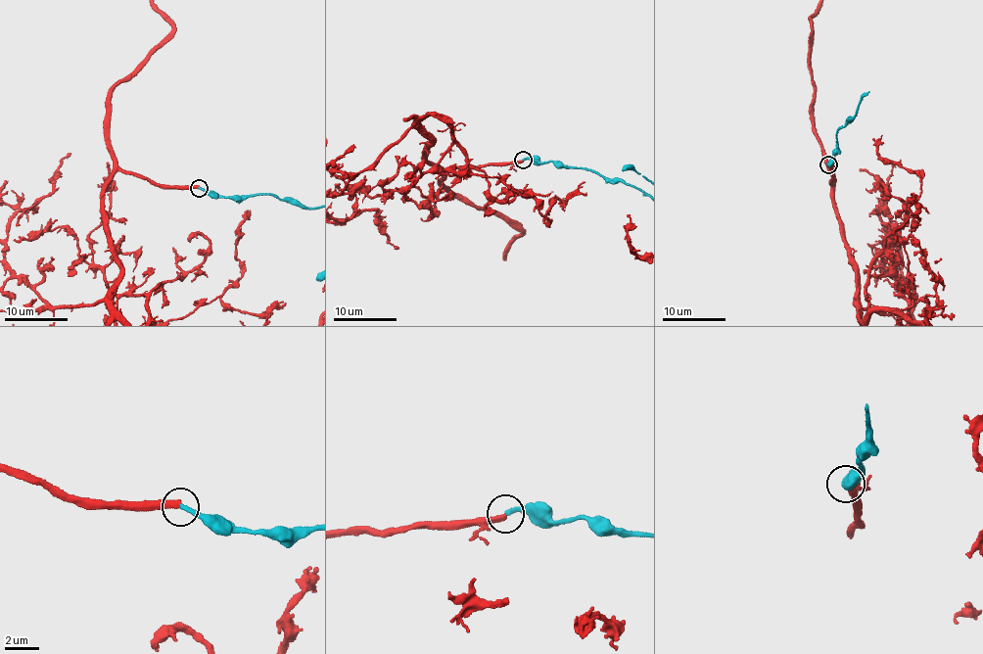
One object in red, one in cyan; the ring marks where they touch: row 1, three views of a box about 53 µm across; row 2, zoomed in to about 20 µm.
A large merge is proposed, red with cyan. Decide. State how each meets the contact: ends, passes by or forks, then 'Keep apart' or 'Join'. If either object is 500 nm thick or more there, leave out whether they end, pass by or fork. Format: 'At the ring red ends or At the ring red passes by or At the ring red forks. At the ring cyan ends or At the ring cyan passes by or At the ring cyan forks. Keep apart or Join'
At the ring red ends. At the ring cyan ends. Keep apart

